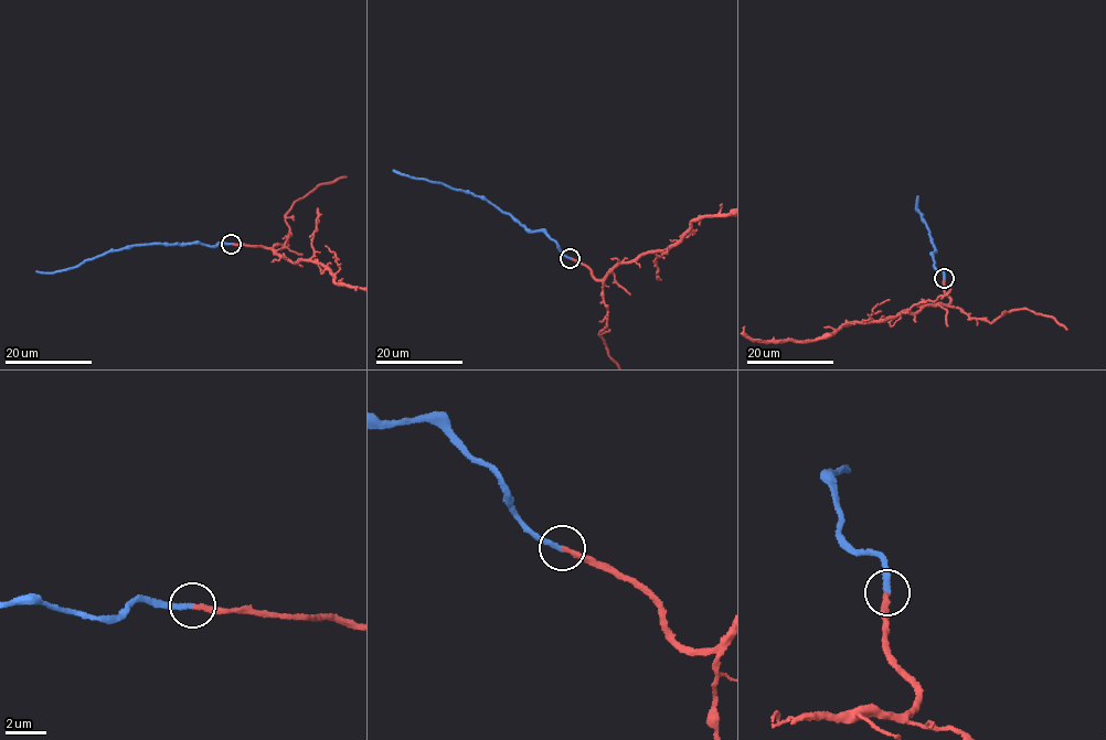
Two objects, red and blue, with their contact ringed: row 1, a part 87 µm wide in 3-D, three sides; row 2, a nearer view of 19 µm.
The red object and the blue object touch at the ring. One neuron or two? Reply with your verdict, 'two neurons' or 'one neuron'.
one neuron

